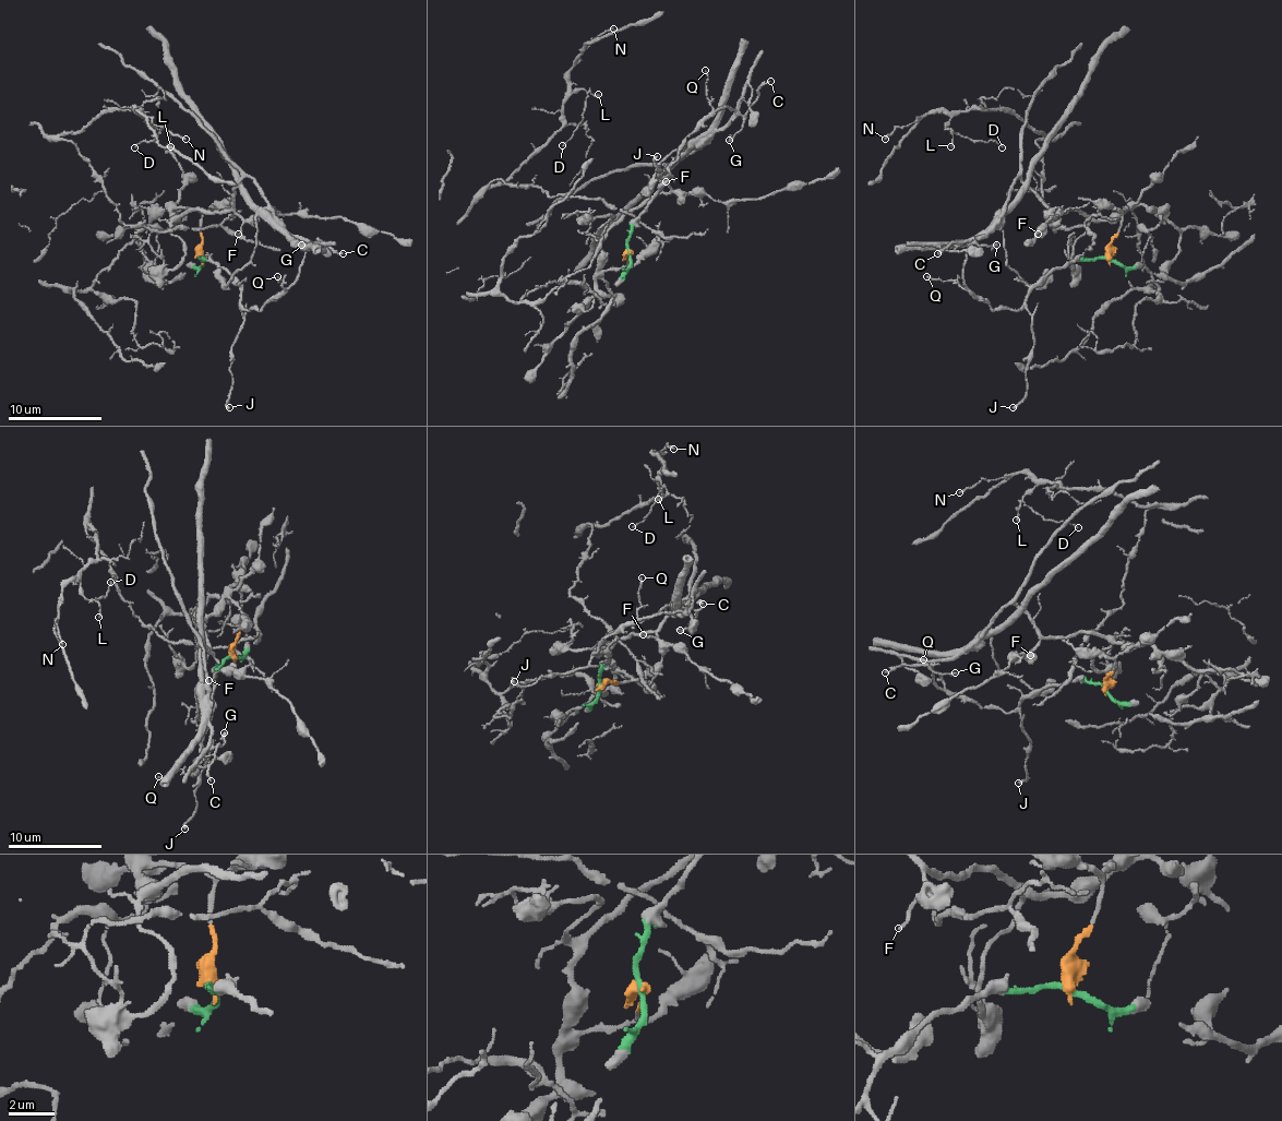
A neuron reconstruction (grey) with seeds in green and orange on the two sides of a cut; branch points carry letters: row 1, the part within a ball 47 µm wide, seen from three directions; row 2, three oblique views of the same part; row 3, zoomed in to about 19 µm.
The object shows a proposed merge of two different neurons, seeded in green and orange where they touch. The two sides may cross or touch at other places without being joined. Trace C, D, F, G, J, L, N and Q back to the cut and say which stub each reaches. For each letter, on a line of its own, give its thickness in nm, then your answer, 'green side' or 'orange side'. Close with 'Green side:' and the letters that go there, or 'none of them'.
C: 160 nm thick; green side
D: 90 nm thick; orange side
F: 120 nm thick; orange side
G: 180 nm thick; green side
J: 200 nm thick; green side
L: 110 nm thick; orange side
N: 140 nm thick; orange side
Q: 110 nm thick; green side
Green side: C, G, J, Q

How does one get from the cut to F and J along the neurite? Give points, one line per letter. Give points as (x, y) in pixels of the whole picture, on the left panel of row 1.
F: (202, 259), (202, 214), (179, 207), (174, 219), (193, 210), (235, 212), (242, 224), (237, 234)
J: (202, 259), (223, 269), (240, 289), (240, 311), (244, 324), (232, 346), (232, 391), (226, 404), (230, 407)

